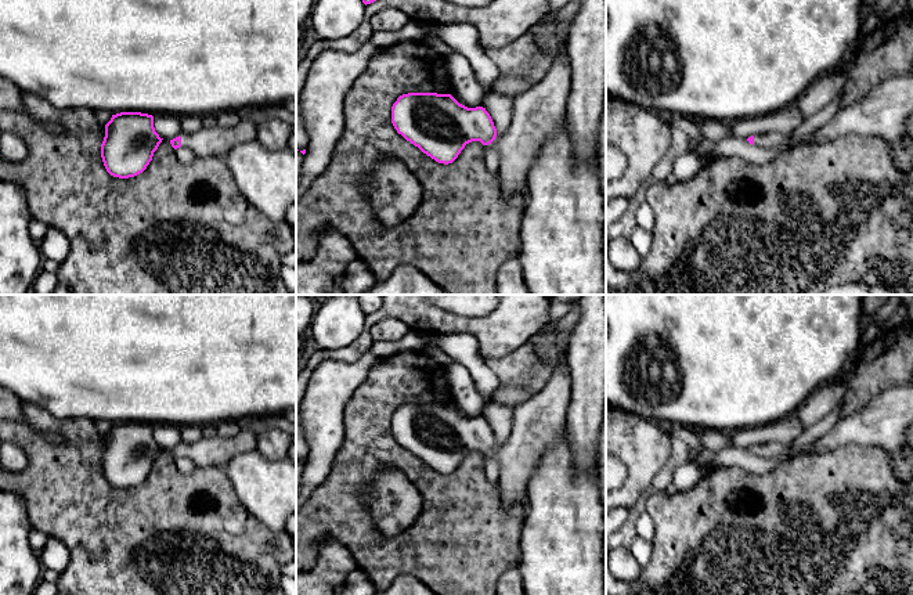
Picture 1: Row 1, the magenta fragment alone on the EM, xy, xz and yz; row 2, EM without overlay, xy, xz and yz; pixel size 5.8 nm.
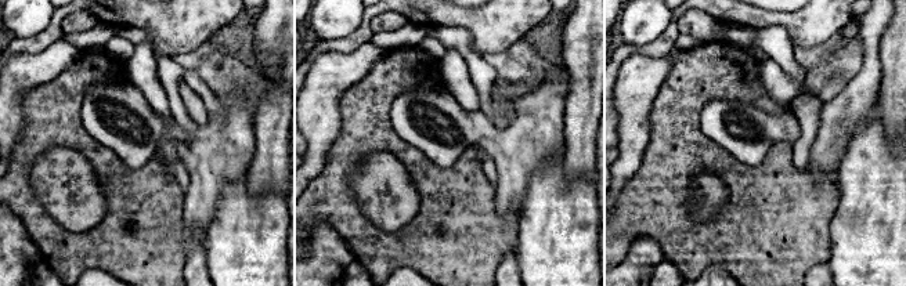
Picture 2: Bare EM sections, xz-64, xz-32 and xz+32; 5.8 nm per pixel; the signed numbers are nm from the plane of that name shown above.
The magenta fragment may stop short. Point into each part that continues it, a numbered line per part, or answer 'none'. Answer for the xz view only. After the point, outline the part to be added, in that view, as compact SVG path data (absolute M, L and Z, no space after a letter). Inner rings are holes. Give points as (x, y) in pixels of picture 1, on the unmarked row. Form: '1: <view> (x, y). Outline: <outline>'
1: xz (538, 422). Outline: M575 302L556 322L556 346L560 357L548 383L513 410L513 429L491 455L498 461L504 506L527 498L527 486L544 454L556 444L566 430L566 412L571 400L571 378L567 367L570 336L580 322Z

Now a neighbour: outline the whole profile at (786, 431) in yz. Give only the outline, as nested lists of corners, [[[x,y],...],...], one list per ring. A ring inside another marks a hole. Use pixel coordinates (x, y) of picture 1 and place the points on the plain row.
[[[791,414],[780,421],[773,423],[736,429],[733,432],[728,432],[730,447],[736,448],[748,448],[755,444],[765,444],[768,441],[779,441],[790,444],[793,443],[805,428],[800,422],[797,414]]]

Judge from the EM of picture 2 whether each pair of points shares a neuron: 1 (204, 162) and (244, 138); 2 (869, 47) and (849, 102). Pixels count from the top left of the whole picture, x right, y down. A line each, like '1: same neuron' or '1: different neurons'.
1: same neuron
2: same neuron

